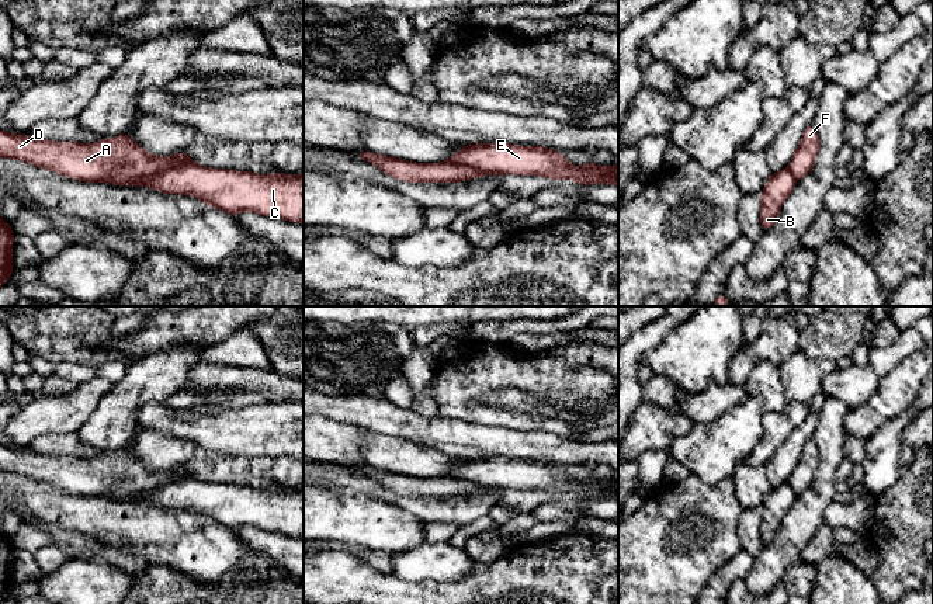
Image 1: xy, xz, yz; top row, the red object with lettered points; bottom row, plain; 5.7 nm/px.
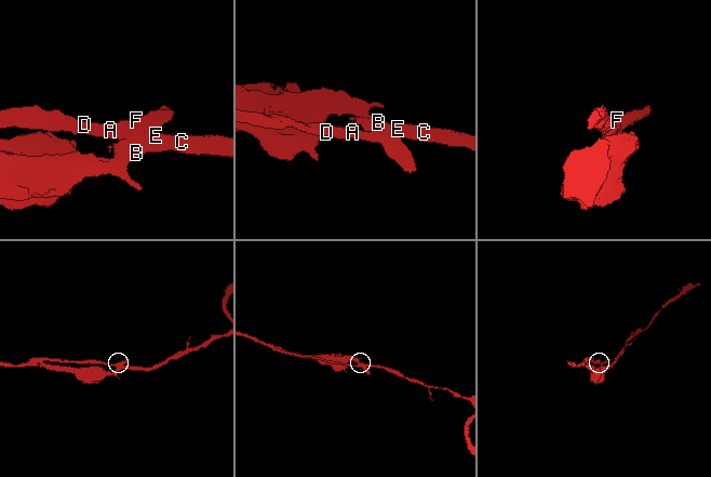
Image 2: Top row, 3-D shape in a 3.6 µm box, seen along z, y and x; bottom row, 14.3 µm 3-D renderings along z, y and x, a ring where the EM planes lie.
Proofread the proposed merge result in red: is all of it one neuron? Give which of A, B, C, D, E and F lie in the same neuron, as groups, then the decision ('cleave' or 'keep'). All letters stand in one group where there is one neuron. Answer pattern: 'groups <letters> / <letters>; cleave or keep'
groups A D F / B C E; cleave

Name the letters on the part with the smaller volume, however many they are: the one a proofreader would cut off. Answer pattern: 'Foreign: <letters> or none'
Foreign: A, D, F

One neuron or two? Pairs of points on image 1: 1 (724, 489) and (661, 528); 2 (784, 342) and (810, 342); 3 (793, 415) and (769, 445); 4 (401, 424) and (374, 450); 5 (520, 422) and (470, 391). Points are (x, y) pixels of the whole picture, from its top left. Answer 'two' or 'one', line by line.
1: one
2: two
3: one
4: two
5: one

